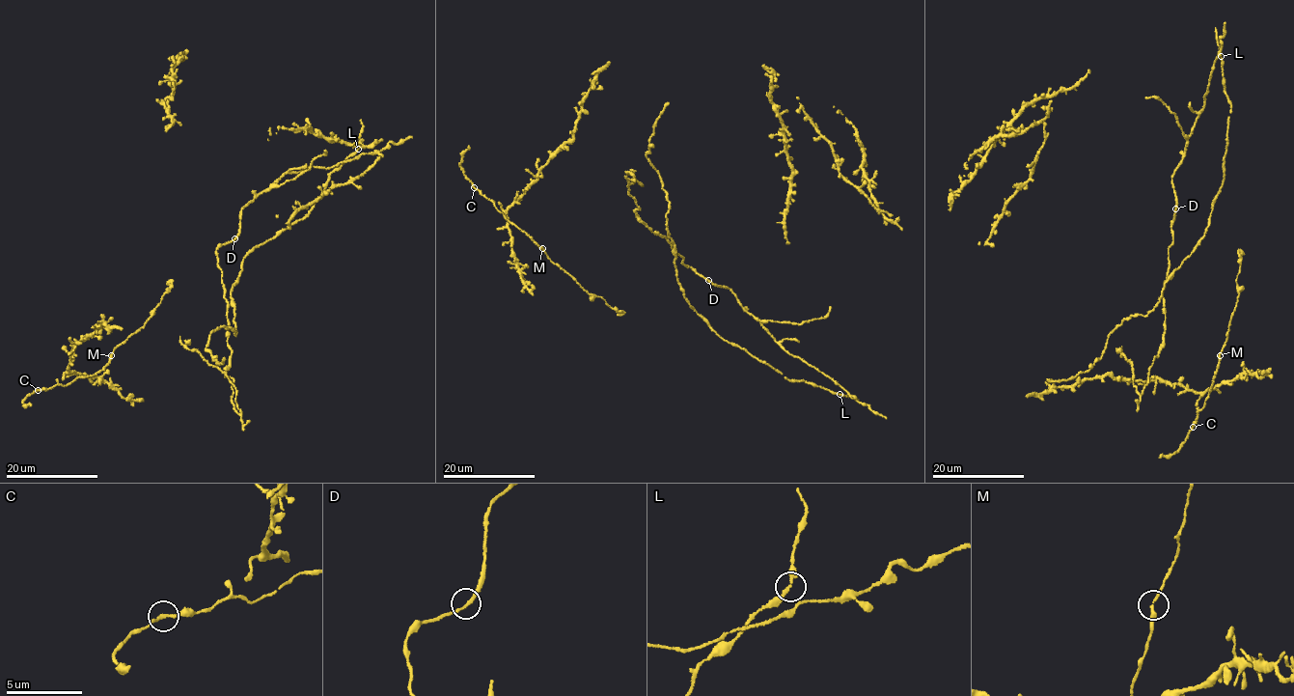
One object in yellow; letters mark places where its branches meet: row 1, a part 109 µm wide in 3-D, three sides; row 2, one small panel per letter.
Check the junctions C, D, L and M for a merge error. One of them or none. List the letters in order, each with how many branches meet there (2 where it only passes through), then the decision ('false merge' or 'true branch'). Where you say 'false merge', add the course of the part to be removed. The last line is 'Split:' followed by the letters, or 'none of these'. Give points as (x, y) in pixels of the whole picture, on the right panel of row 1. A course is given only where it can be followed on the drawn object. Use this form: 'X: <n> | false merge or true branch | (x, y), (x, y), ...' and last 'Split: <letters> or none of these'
C: 2 | true branch
D: 2 | true branch
L: 2 | true branch
M: 2 | true branch
Split: none of these

